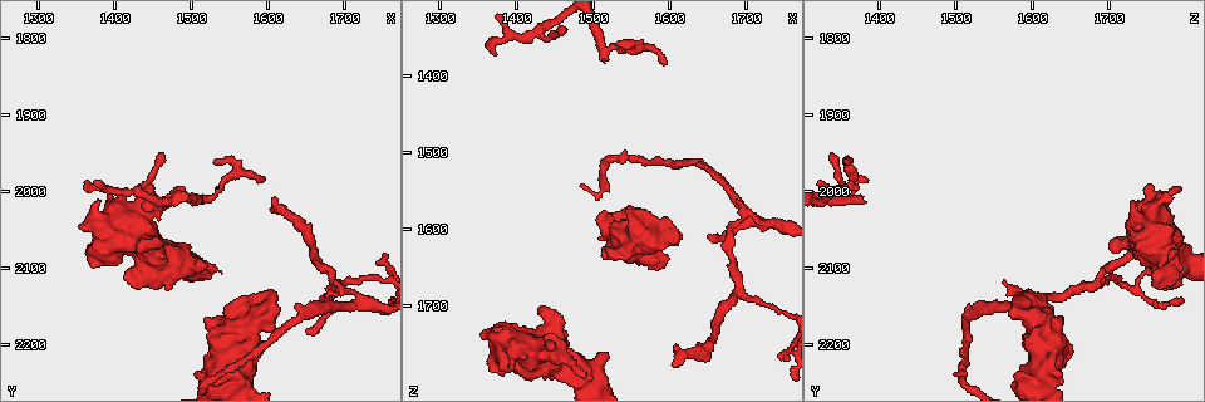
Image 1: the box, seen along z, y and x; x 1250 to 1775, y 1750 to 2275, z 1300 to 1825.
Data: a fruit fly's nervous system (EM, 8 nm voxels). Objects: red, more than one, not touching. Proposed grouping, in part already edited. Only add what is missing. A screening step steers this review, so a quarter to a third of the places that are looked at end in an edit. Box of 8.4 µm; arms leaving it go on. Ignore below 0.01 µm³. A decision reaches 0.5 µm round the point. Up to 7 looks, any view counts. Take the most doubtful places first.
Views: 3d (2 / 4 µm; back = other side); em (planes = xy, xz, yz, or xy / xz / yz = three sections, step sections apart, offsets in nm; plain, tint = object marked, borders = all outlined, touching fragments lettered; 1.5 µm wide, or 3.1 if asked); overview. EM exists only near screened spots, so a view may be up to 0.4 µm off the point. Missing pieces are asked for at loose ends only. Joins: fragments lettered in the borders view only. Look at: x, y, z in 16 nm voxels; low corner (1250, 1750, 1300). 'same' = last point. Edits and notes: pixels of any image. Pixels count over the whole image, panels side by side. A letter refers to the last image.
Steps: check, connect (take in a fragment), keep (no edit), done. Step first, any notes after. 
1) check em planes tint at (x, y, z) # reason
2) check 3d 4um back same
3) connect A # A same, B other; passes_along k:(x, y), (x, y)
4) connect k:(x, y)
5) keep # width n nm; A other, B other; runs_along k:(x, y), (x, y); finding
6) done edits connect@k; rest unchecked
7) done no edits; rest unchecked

check 3d 2um at (1595, 2130, 1590) # free end

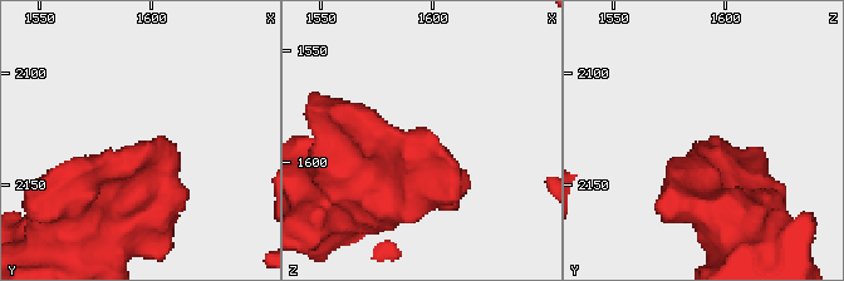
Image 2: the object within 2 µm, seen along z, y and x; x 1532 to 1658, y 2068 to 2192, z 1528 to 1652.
check em 3.1um planes borders at (1599, 2131, 1587) # shape alone is not enough

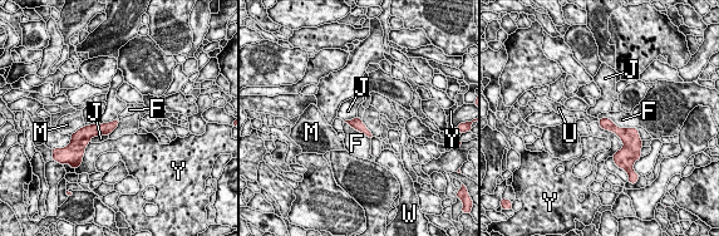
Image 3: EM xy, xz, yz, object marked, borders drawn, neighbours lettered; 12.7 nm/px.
keep # longest_contact F 500 nm; F other, J other, M other, U other, W other, Y other; no lettered fragment goes on from it

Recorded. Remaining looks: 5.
check 3d 4um at (1495, 2000, 1795)

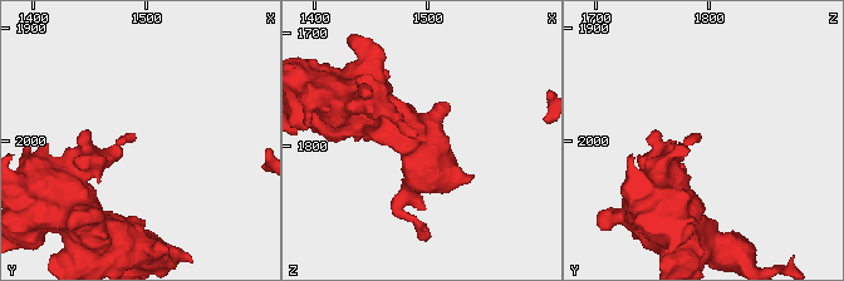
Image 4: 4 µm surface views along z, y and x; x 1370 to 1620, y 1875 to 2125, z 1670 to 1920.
check em xy step 8 borders at (1494, 1996, 1790)

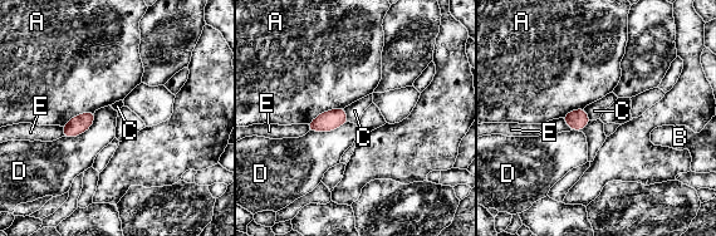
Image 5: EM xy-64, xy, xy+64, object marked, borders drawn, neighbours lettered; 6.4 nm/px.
keep # A other, B other, C other, D other, E other; border 5:(343, 108), (348, 121); none of them fits

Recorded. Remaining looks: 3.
check em planes borders at (1600, 1980, 1380) # free end

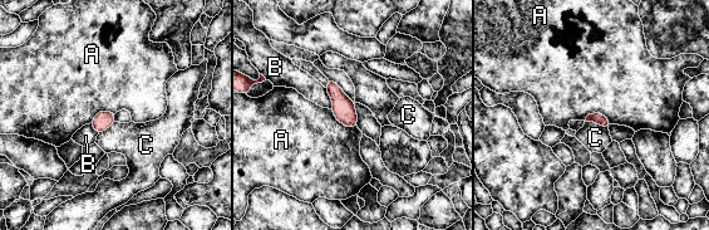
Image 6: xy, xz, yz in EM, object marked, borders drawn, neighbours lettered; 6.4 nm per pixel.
keep # width 80 nm; A other, B other, C other; border 6:(585, 117), (601, 112), (613, 123); no lettered fragment goes on from it

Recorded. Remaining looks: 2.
done no edits; rest unchecked

